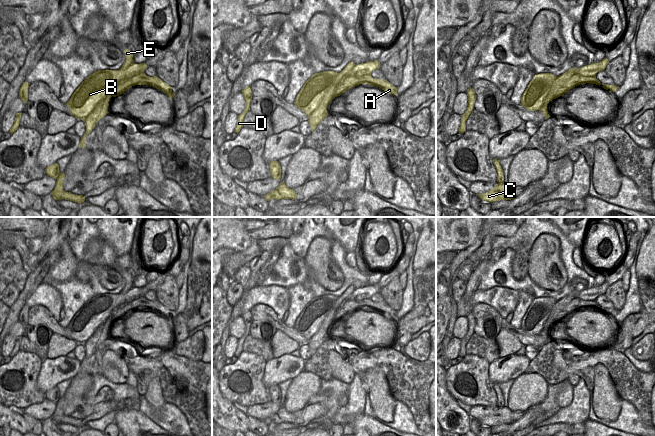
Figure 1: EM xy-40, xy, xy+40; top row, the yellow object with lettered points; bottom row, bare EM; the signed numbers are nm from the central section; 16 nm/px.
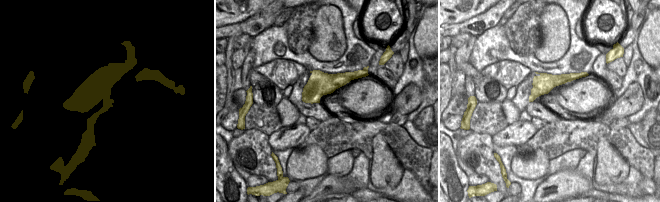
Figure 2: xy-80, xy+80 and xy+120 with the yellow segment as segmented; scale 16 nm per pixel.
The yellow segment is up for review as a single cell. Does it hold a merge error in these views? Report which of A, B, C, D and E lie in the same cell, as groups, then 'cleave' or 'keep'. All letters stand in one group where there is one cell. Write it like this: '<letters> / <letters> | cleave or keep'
A C D E / B | cleave

